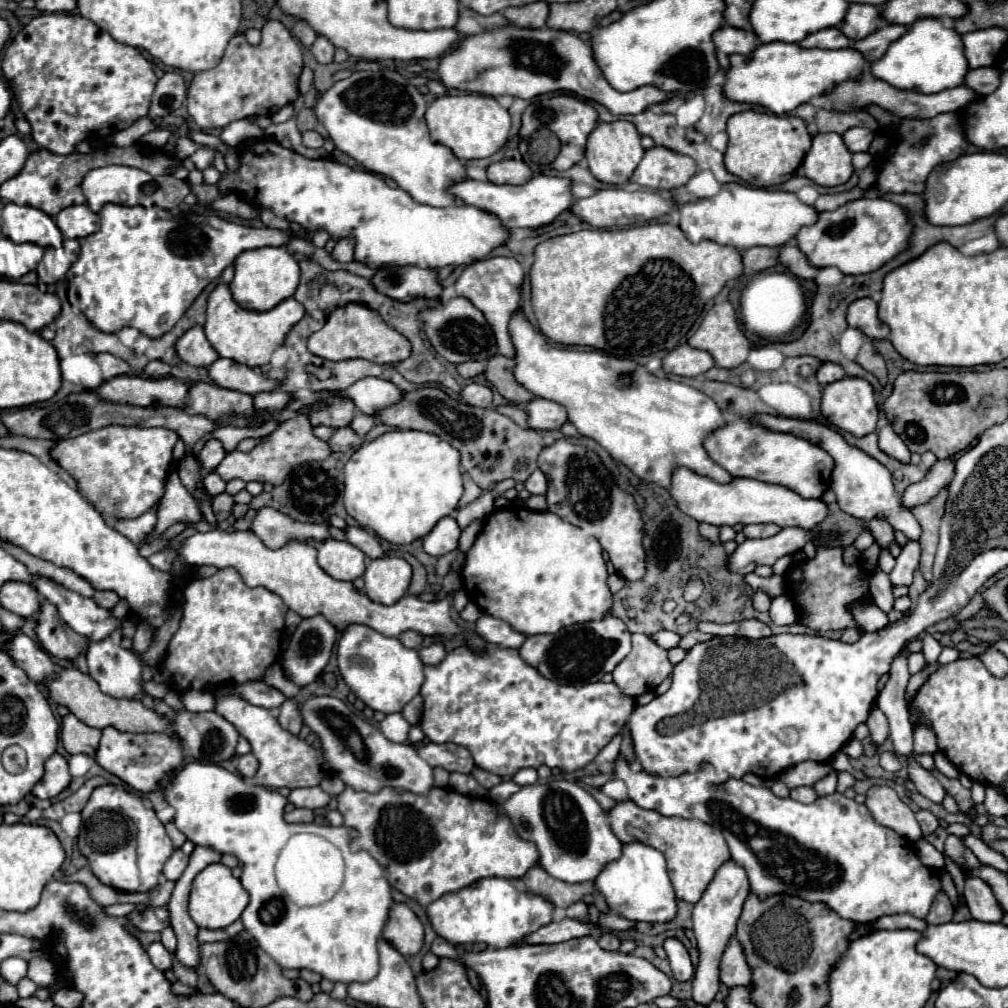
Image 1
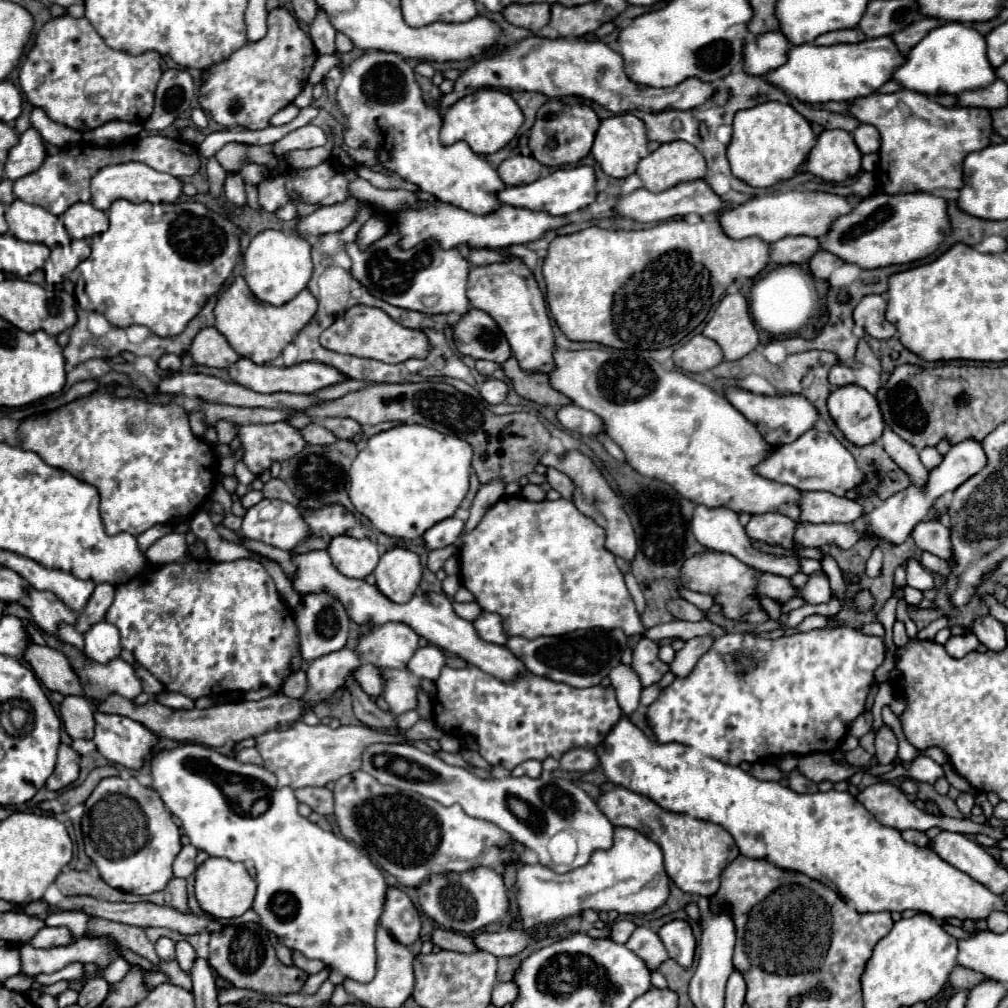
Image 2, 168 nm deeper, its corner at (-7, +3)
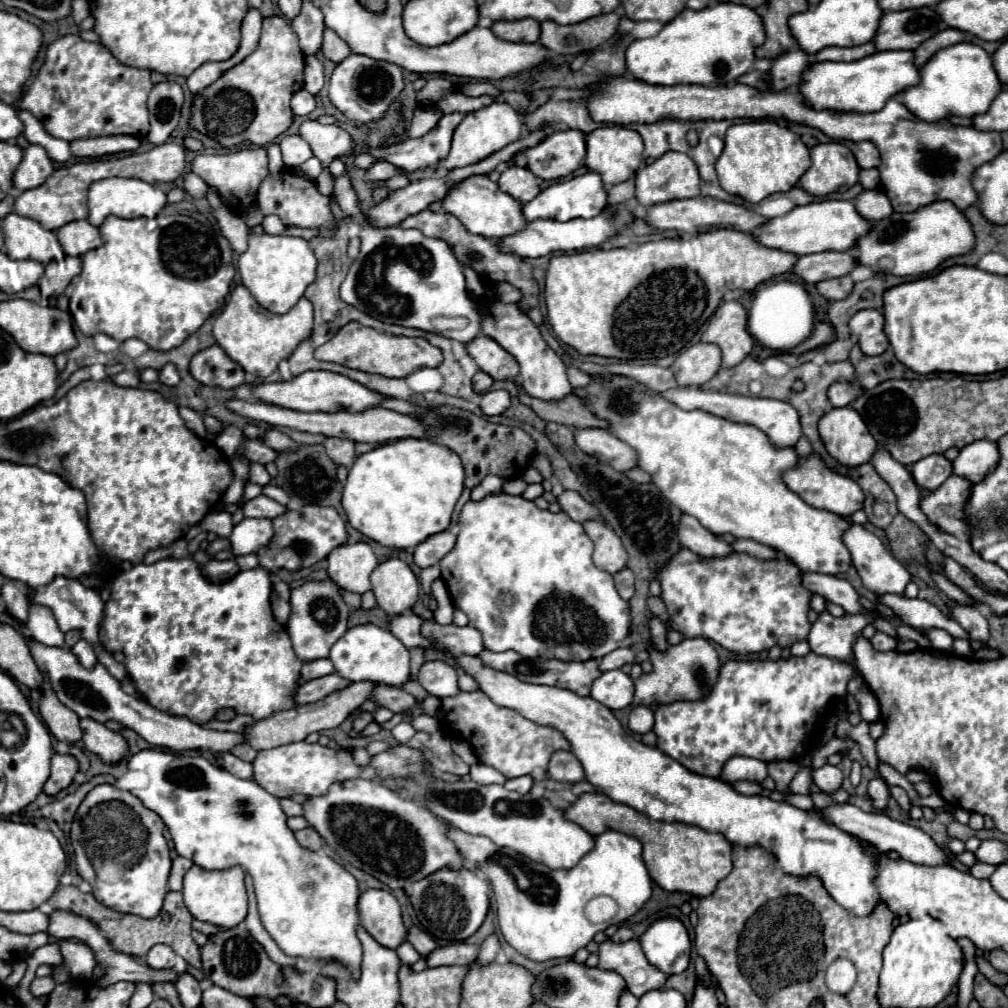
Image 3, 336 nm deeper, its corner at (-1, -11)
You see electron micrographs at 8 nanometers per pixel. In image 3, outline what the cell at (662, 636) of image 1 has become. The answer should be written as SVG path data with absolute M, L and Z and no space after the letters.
M489 495L479 503L469 501L459 517L459 535L457 535L457 543L455 547L443 557L441 565L441 579L447 583L451 601L455 607L459 607L467 617L469 617L469 625L479 629L483 633L483 643L485 649L489 651L517 651L523 657L545 657L545 659L563 659L563 661L587 661L587 659L601 659L603 655L611 653L613 649L625 645L627 635L629 635L629 603L625 599L619 597L615 585L613 585L613 577L607 571L601 571L593 565L591 561L593 555L593 543L591 539L585 535L583 525L573 521L567 513L559 511L559 513L551 513L551 511L543 511L539 507L535 507L533 501L527 501L523 497L513 497L513 495Z

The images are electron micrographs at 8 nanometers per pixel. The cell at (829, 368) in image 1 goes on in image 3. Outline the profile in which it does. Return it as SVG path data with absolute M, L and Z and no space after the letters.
M845 381L833 383L833 385L829 387L829 393L827 393L827 395L829 395L829 401L831 401L833 407L847 407L847 405L851 405L853 399L855 399L855 391L853 391L851 385L845 383Z

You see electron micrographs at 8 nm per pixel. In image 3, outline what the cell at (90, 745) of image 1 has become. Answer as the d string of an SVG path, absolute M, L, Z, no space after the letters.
M49 683L43 685L43 697L39 703L39 713L45 721L45 725L49 727L49 731L63 743L75 745L77 741L81 741L81 727L79 727L79 717L63 707L63 703L59 703L59 699L55 697L53 689Z

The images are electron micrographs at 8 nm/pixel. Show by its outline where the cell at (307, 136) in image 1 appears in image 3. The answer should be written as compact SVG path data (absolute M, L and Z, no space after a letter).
M289 135L279 141L285 167L297 167L313 157L311 145L301 135Z

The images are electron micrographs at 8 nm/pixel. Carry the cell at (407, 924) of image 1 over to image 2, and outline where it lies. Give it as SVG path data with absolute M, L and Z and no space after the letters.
M397 887L387 889L385 909L381 913L379 925L383 925L403 945L411 945L419 939L421 919L407 893Z

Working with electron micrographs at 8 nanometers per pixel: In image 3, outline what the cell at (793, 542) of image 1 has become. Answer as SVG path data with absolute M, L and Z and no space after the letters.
M975 441L961 449L959 457L953 461L953 475L967 479L971 485L985 479L991 471L995 471L995 463L999 461L999 451L991 441Z

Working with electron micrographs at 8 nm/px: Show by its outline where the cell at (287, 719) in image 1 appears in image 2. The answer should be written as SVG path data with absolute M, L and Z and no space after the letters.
M343 647L337 653L329 653L325 657L317 657L309 663L307 681L309 689L303 695L307 705L315 705L317 701L327 699L335 689L345 685L347 675L361 665L361 659L355 651Z

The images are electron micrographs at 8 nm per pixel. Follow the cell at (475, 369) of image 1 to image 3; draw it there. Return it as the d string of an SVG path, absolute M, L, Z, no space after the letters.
M483 371L475 373L475 377L473 377L473 389L475 389L475 393L485 393L487 389L491 389L491 385L493 385L493 379L487 373L483 373Z

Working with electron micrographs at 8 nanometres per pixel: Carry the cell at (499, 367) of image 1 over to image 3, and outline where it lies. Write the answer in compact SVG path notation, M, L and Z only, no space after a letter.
M517 383L517 391L519 391L519 401L531 407L543 421L555 421L555 423L563 423L575 429L607 427L607 421L591 415L589 409L575 395L567 395L559 401L543 401L543 399L529 397L519 383Z

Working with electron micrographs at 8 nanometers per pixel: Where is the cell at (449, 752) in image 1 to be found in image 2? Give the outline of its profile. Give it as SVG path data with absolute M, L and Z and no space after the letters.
M297 721L287 731L267 731L255 741L265 763L263 767L277 777L279 787L287 785L291 789L299 789L309 785L321 787L329 781L337 781L339 777L357 771L361 767L363 747L369 747L373 743L399 743L403 741L403 735L377 733L365 725L343 725L339 729L331 729L329 725L309 727L303 721Z

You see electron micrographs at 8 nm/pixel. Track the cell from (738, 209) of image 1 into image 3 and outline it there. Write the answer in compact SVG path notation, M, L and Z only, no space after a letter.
M819 201L793 207L781 217L767 219L755 229L755 241L769 249L787 251L799 257L819 251L847 251L851 249L851 243L855 243L855 239L867 231L867 227L871 227L871 223L855 211L853 201Z

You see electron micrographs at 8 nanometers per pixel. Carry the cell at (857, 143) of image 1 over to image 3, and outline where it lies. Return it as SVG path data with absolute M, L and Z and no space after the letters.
M859 141L855 145L855 159L861 169L871 169L879 165L879 151L871 141Z

